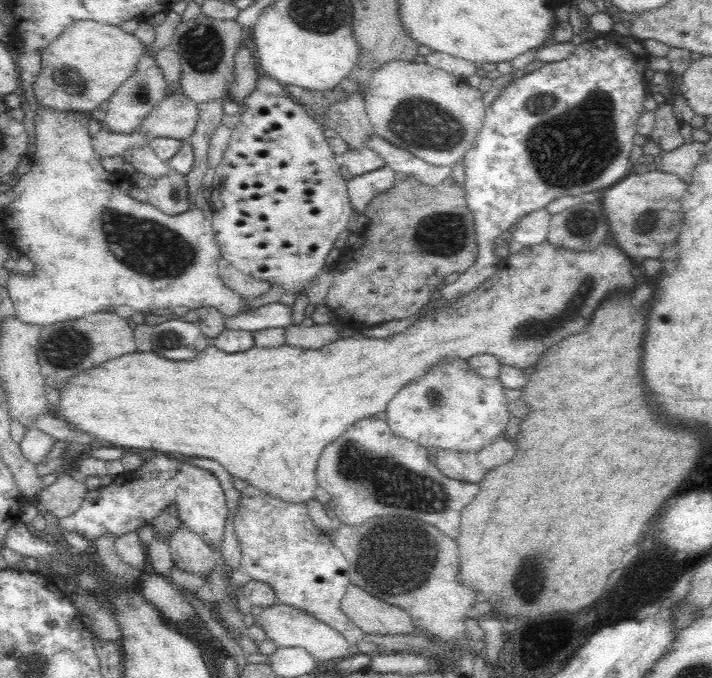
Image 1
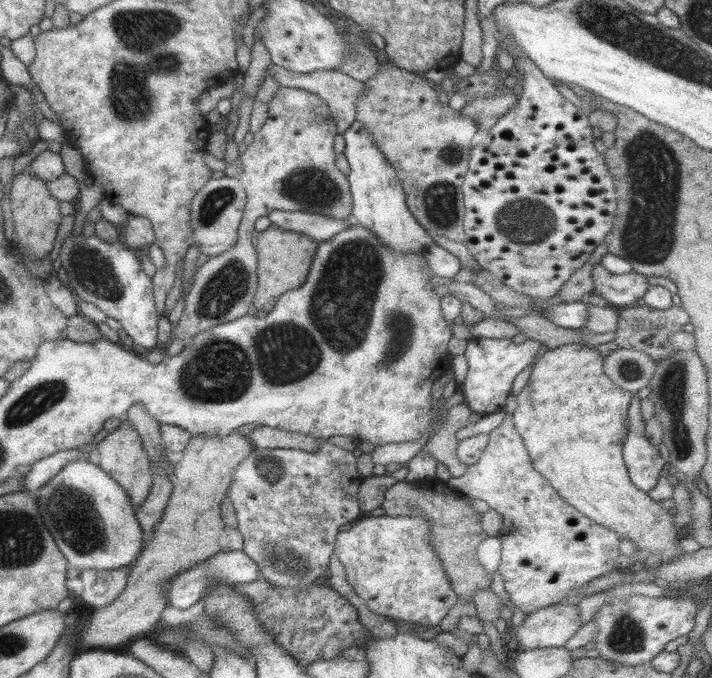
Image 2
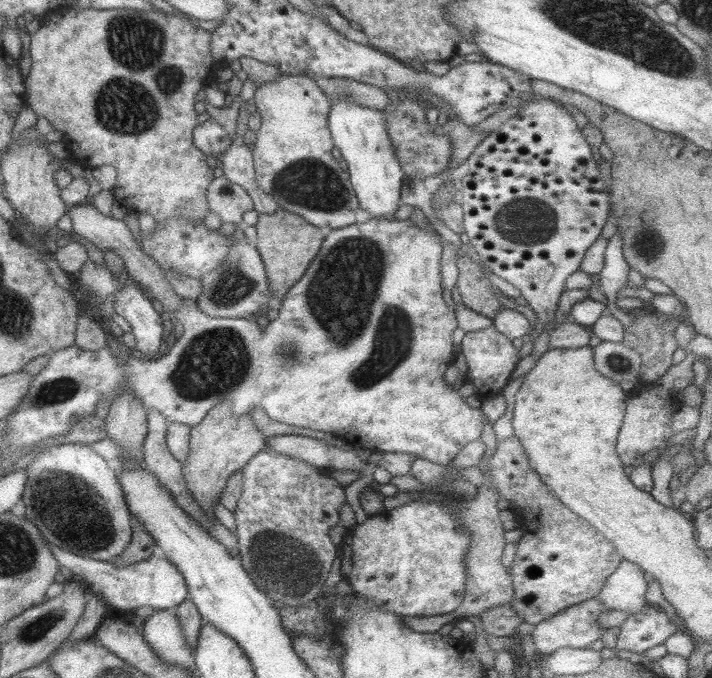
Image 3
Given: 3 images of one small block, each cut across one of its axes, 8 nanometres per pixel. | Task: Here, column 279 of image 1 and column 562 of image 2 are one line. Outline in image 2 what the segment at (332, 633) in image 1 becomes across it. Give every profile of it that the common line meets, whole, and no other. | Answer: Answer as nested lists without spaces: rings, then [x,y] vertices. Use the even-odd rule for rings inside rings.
[[[557,602],[525,616],[513,634],[523,650],[563,648],[563,644],[581,628],[577,604]]]

